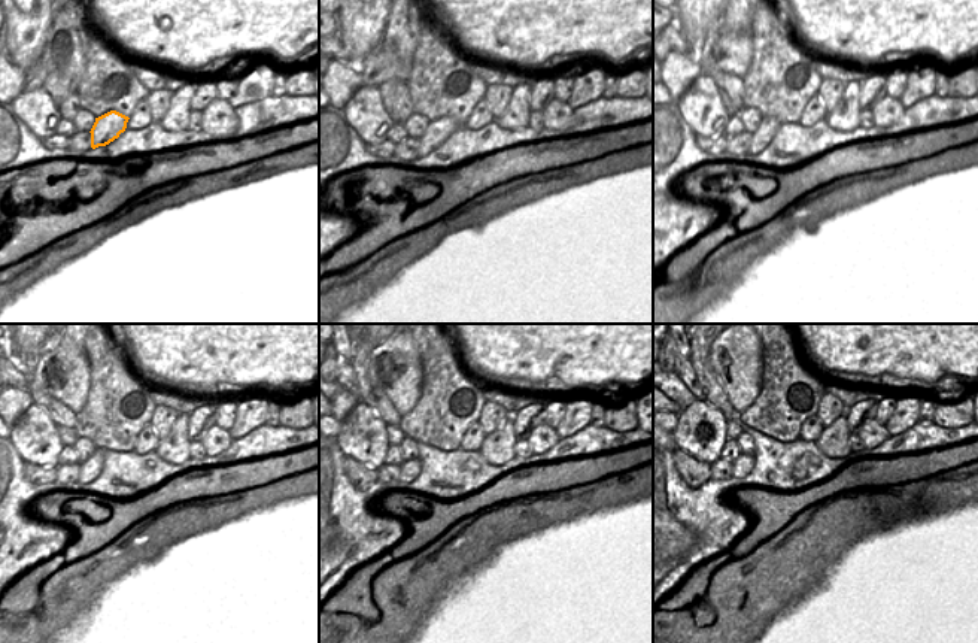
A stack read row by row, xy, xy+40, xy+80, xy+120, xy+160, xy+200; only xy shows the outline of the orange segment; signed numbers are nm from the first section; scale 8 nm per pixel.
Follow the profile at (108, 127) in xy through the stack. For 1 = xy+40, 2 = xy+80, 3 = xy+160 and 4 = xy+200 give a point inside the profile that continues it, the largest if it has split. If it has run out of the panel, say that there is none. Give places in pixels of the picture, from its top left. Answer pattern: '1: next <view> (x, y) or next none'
1: next xy+40 (437, 132)
2: next xy+80 (762, 136)
3: next xy+160 (409, 470)
4: next xy+200 (743, 464)

